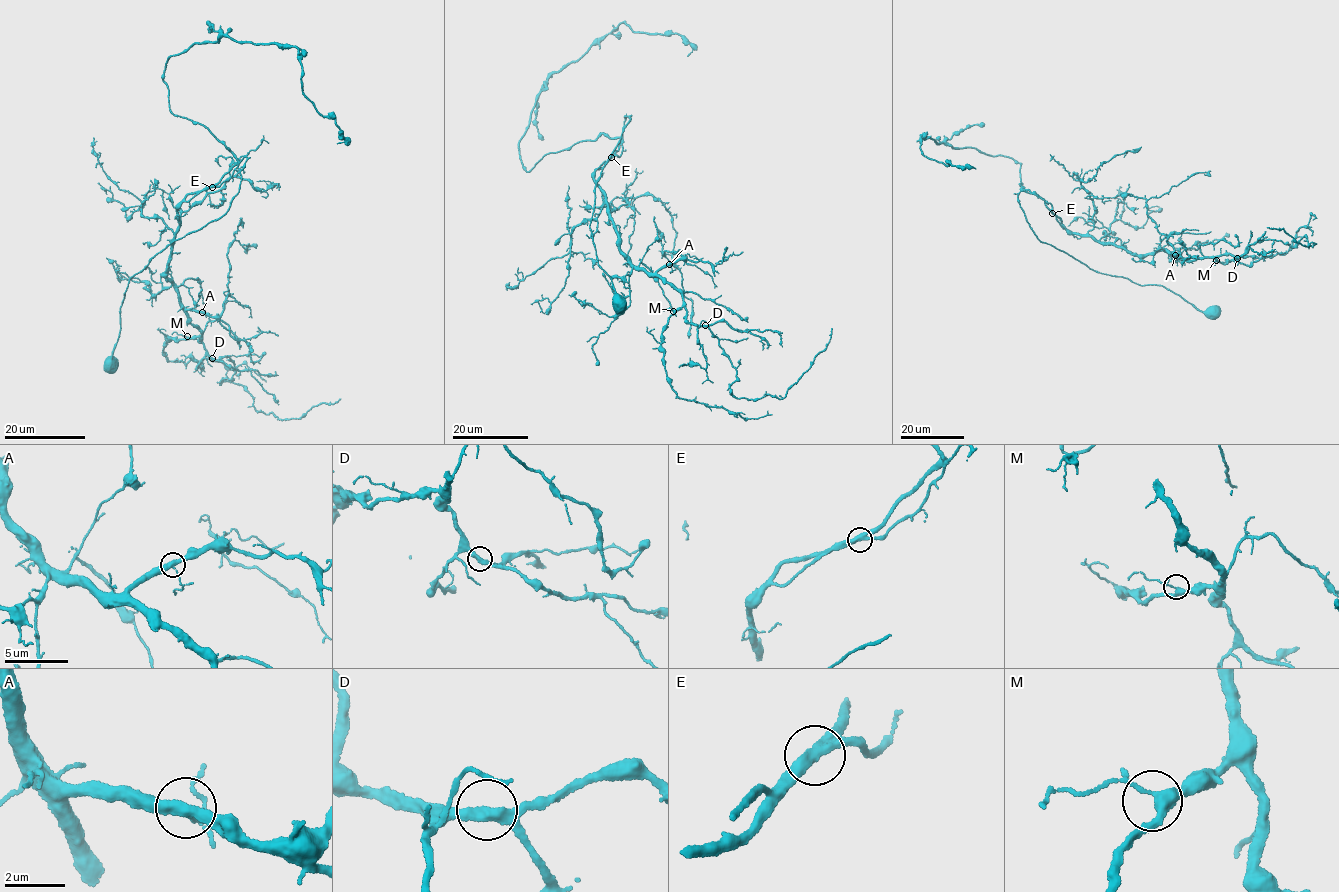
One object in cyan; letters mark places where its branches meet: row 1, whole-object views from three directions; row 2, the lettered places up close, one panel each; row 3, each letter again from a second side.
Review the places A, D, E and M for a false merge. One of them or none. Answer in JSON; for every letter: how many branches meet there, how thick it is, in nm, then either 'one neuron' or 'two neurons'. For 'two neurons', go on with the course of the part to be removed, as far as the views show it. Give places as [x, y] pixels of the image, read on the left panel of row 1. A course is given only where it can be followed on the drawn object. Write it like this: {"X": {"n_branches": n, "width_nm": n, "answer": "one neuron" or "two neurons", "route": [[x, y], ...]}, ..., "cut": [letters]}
{"A": {"n_branches": 3, "width_nm": 320, "answer": "one neuron"}, "D": {"n_branches": 3, "width_nm": 300, "answer": "one neuron"}, "E": {"n_branches": 3, "width_nm": 320, "answer": "one neuron"}, "M": {"n_branches": 3, "width_nm": 300, "answer": "one neuron"}, "cut": []}

